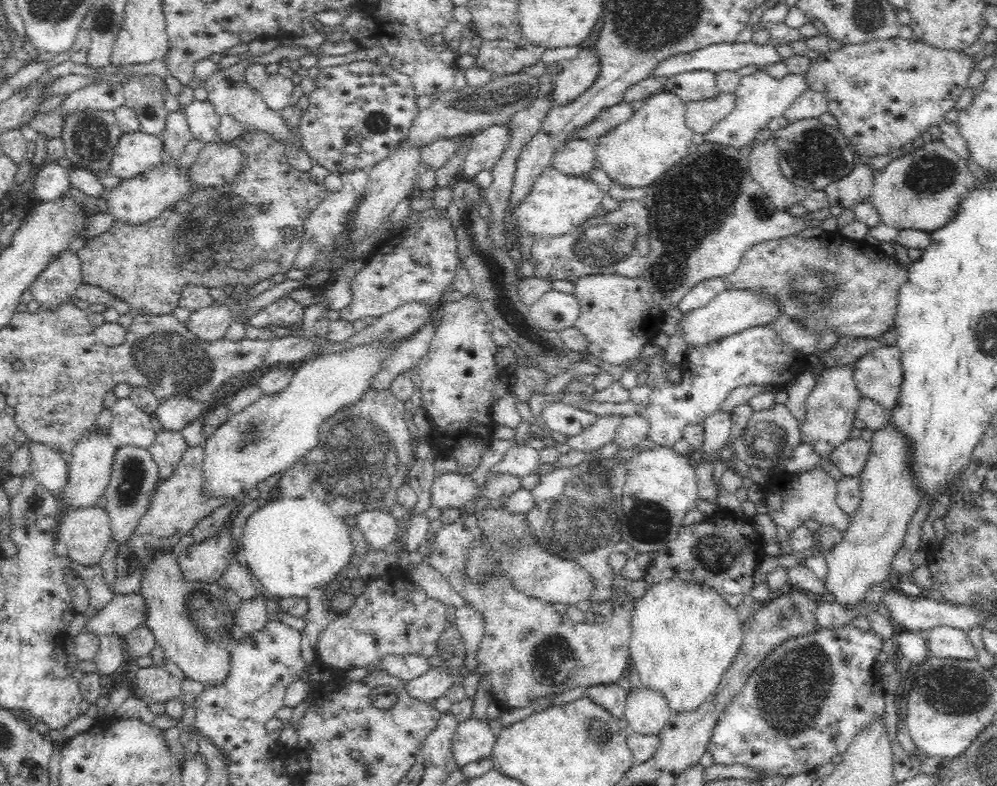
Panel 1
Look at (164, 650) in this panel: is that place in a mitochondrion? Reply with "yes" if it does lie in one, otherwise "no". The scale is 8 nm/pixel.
no

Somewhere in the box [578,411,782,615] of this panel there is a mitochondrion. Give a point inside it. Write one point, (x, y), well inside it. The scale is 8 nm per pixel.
(652, 524)

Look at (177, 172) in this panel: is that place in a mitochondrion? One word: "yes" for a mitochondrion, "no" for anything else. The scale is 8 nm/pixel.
no

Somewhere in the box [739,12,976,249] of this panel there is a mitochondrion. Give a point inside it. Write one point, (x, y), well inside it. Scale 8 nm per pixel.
(817, 155)

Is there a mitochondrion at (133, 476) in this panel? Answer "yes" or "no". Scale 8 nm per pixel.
yes

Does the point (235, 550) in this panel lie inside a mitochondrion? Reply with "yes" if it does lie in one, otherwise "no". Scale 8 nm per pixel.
no

